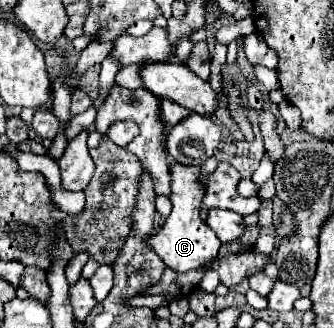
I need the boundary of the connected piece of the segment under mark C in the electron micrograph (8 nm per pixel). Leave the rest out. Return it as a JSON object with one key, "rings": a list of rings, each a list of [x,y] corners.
{"rings":[[[210,157],[202,167],[188,167],[188,165],[172,165],[172,213],[162,225],[162,229],[154,235],[148,235],[146,243],[156,251],[156,255],[164,261],[164,265],[176,273],[188,273],[198,269],[206,259],[216,257],[220,249],[220,241],[212,229],[206,227],[200,219],[200,205],[204,197],[204,185],[200,185],[198,177],[204,173],[212,173],[216,169],[216,157]]]}

